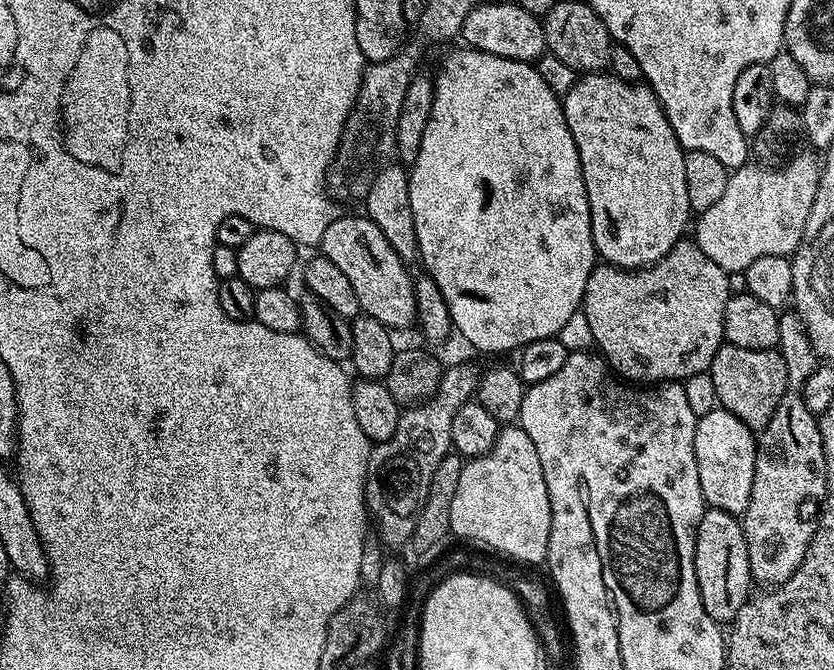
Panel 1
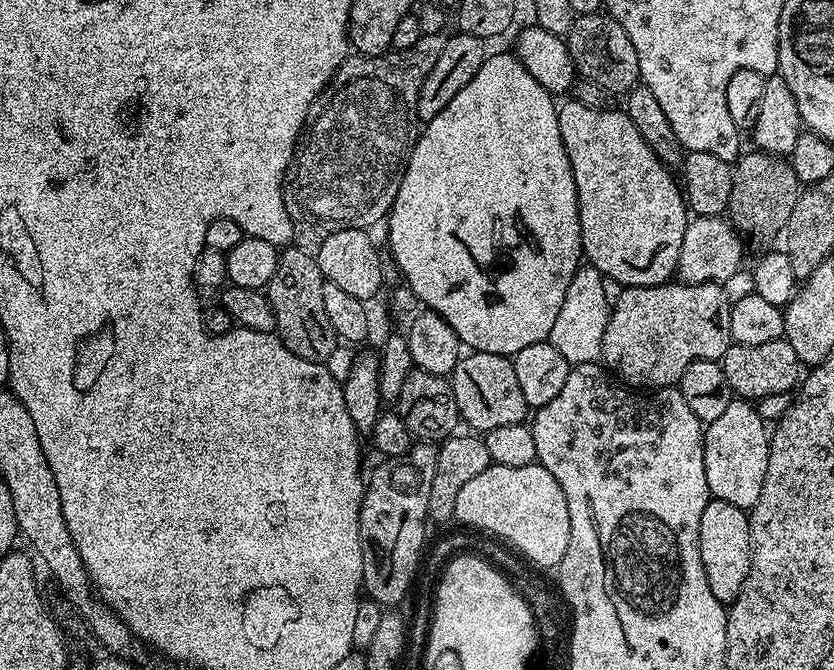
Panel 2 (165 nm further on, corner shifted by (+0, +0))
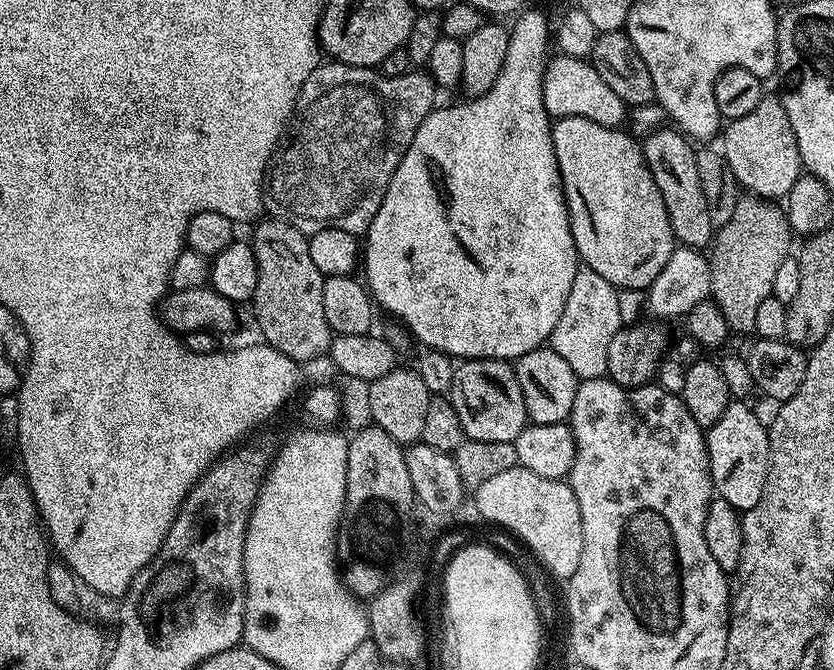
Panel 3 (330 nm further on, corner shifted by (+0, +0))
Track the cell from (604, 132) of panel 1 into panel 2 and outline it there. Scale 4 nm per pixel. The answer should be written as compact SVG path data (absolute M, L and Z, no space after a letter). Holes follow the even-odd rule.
M568 98L565 104L561 103L558 108L558 130L562 130L562 146L566 146L566 158L570 158L570 170L574 174L574 186L578 194L578 214L580 215L580 246L582 256L587 263L593 264L609 281L617 280L620 286L630 288L652 288L656 284L666 284L673 279L676 272L678 254L682 254L682 238L686 234L686 226L690 219L690 209L685 201L681 185L670 171L667 164L664 164L646 146L642 134L638 134L638 126L630 122L627 111L615 112L612 106L603 108L591 108L575 98Z

